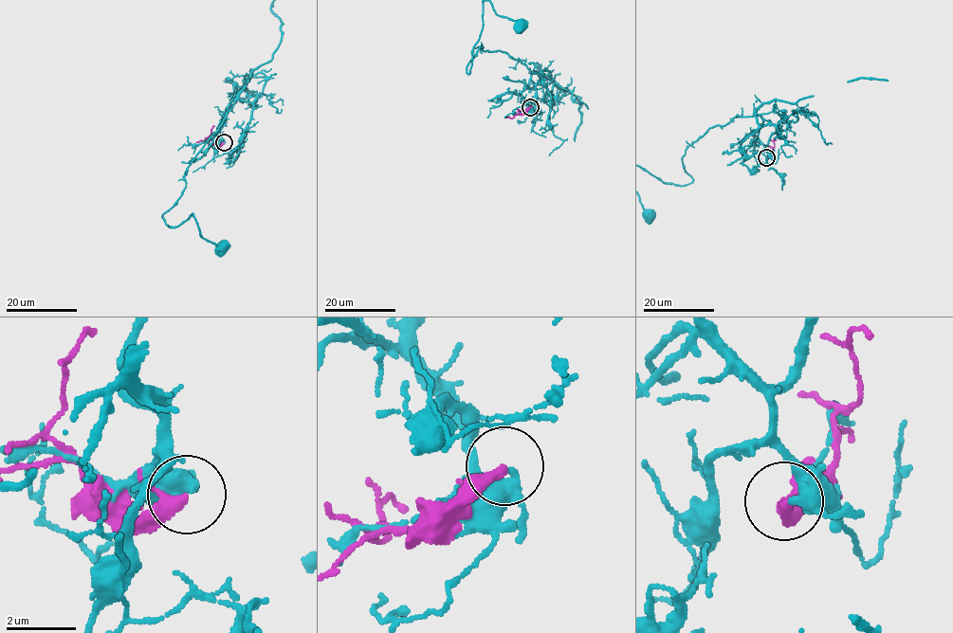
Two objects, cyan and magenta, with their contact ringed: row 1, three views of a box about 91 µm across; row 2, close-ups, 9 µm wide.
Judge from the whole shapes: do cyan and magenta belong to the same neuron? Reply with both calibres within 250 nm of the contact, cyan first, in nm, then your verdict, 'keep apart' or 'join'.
320/240 nm | keep apart

